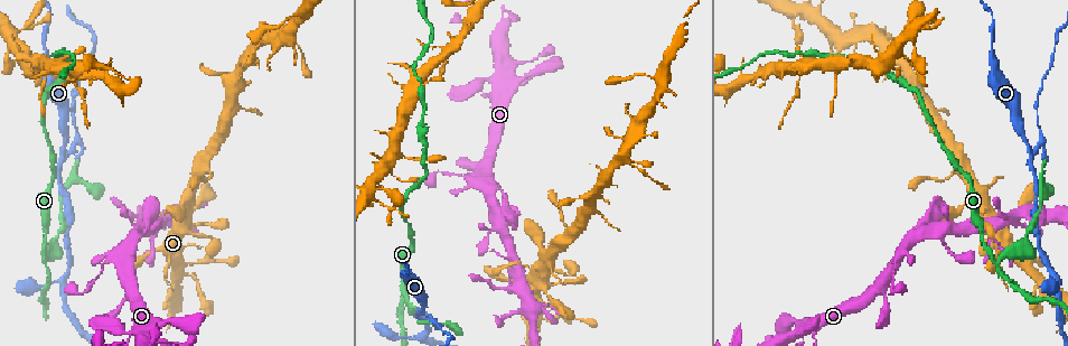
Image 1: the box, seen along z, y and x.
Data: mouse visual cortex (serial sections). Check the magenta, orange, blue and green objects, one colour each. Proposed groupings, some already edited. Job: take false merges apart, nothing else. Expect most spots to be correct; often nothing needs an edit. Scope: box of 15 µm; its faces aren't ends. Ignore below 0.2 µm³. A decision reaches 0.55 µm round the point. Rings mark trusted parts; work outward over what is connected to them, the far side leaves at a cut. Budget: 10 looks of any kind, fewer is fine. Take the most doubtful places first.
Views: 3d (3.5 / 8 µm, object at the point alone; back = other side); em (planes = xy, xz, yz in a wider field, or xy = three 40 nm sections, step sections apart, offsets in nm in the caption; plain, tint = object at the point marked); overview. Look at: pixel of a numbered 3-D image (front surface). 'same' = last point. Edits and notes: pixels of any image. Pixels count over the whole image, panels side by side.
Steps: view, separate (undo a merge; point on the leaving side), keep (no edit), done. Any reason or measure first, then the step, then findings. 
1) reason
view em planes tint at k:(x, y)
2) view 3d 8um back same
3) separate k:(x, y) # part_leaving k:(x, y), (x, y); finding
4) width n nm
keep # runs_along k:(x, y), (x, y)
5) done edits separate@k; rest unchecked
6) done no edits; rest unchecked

view em xy step 5 tint at 1:(61, 151)

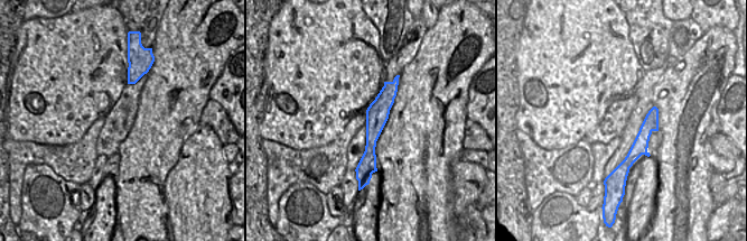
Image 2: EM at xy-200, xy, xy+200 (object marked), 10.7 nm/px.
view 3d 3.5um same

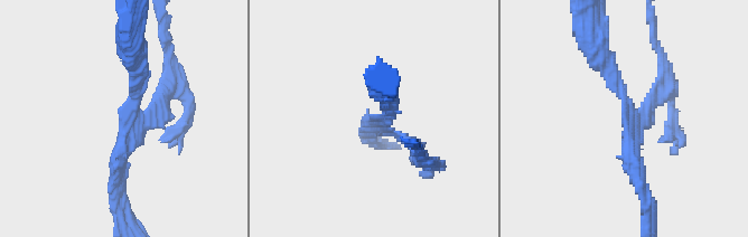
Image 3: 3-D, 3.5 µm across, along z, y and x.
width 240 nm
separate 3:(177, 129) # part_leaving 3:(148, 117), (169, 91), (161, 21); two cells meet here

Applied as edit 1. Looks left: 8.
view 3d 3.5um at 1:(402, 280)

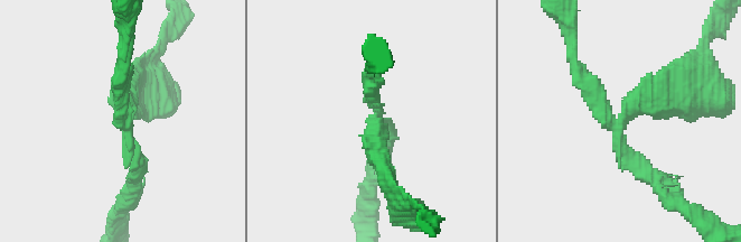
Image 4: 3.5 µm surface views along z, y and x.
view em planes tint at 4:(611, 118)

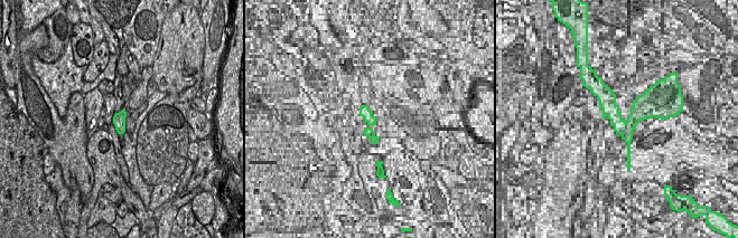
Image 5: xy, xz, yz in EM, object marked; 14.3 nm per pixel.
separate 4:(663, 89) # part_leaving 4:(628, 112), (705, 57); two cells meet here

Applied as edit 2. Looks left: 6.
sudden change in width
view 3d 8um at 1:(992, 68)

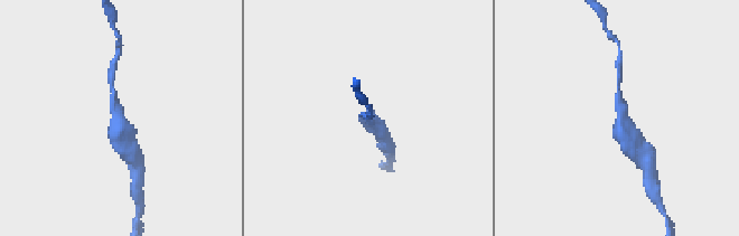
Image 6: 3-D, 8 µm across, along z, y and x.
view 3d 3.5um at 6:(114, 113)

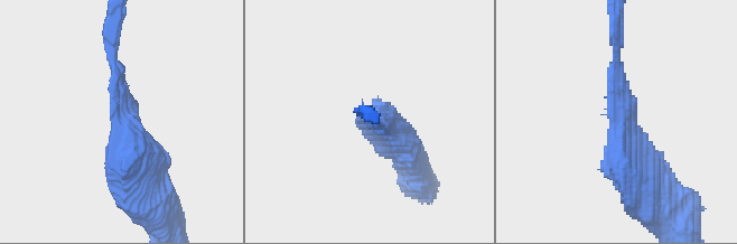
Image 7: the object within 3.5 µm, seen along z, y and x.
arm_widths 150, 450 nm
view em xy step 5 tint at 7:(120, 119)

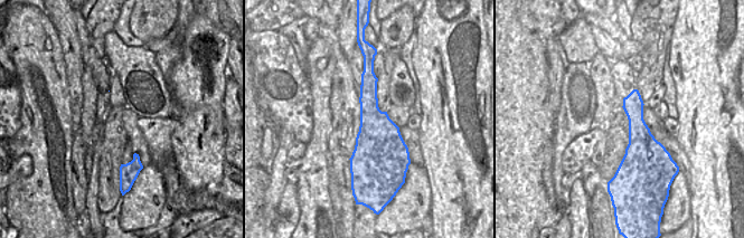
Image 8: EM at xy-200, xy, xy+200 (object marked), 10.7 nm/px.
keep # runs_along 7:(645, 185), (622, 155), (616, 47); all the same cell

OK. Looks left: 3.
small branch off a trunk
view 3d 8um at 1:(148, 329)

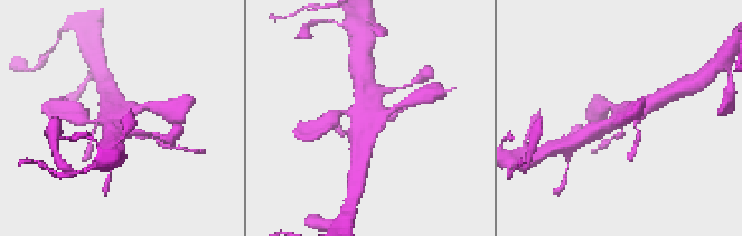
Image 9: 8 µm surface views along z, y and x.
now the EM
view em xy step 5 tint at 9:(116, 116)

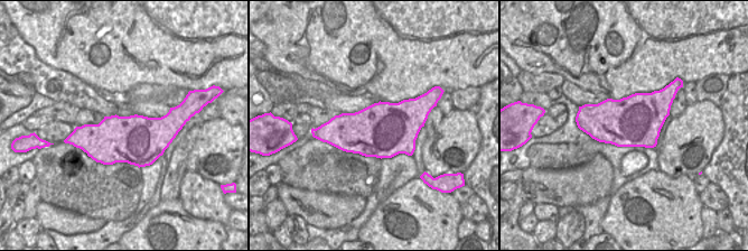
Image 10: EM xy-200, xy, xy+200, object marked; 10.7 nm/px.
keep # runs_along 9:(649, 105), (623, 115), (593, 133); one cell here

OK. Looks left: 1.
done edits separate@3, separate@4; rest unchecked

